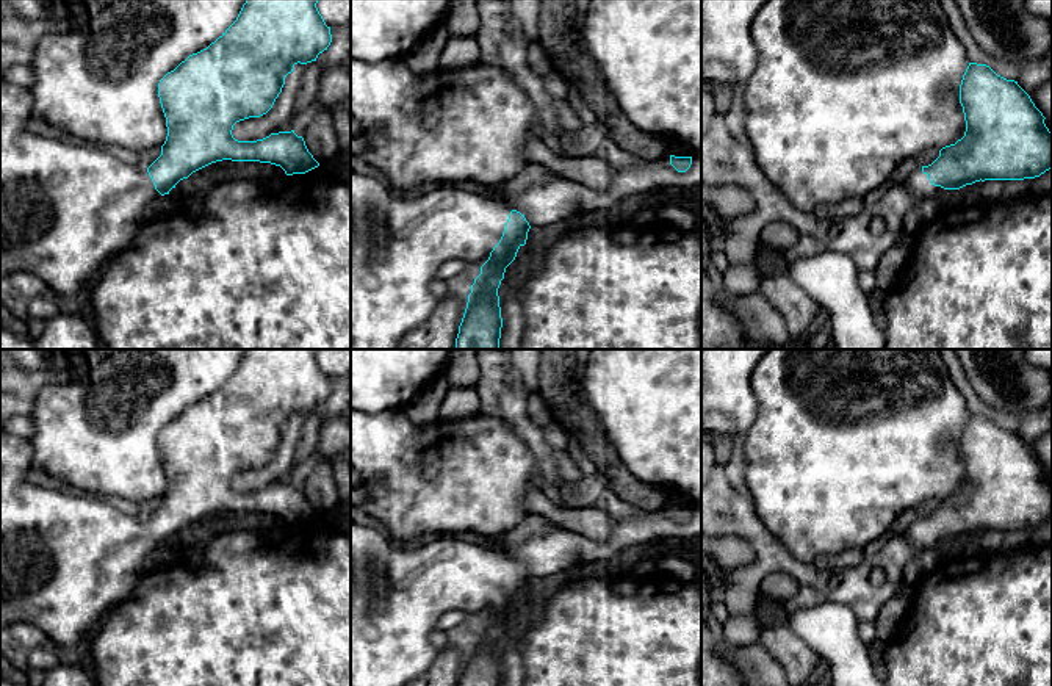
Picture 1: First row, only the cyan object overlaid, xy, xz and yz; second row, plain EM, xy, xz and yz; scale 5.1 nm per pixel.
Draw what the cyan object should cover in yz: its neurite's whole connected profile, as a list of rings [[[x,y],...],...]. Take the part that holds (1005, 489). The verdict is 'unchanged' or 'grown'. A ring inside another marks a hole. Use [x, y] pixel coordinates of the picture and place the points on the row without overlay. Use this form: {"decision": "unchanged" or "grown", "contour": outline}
{"decision": "grown", "contour": [[[969,413],[960,435],[960,454],[966,471],[964,487],[942,498],[931,515],[917,518],[906,533],[919,556],[938,558],[949,540],[980,531],[1035,529],[1052,518],[1052,484],[1044,475],[1046,468],[1018,432],[997,426],[986,415]]]}

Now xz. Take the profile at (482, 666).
{"decision": "grown", "contour": [[[351,520],[351,686],[407,686],[432,667],[438,648],[429,641],[438,619],[449,611],[468,612],[481,625],[471,636],[457,686],[501,686],[503,669],[498,639],[506,619],[526,595],[531,576],[524,565],[506,554],[456,536],[437,536],[429,542],[402,543],[387,531]]]}

